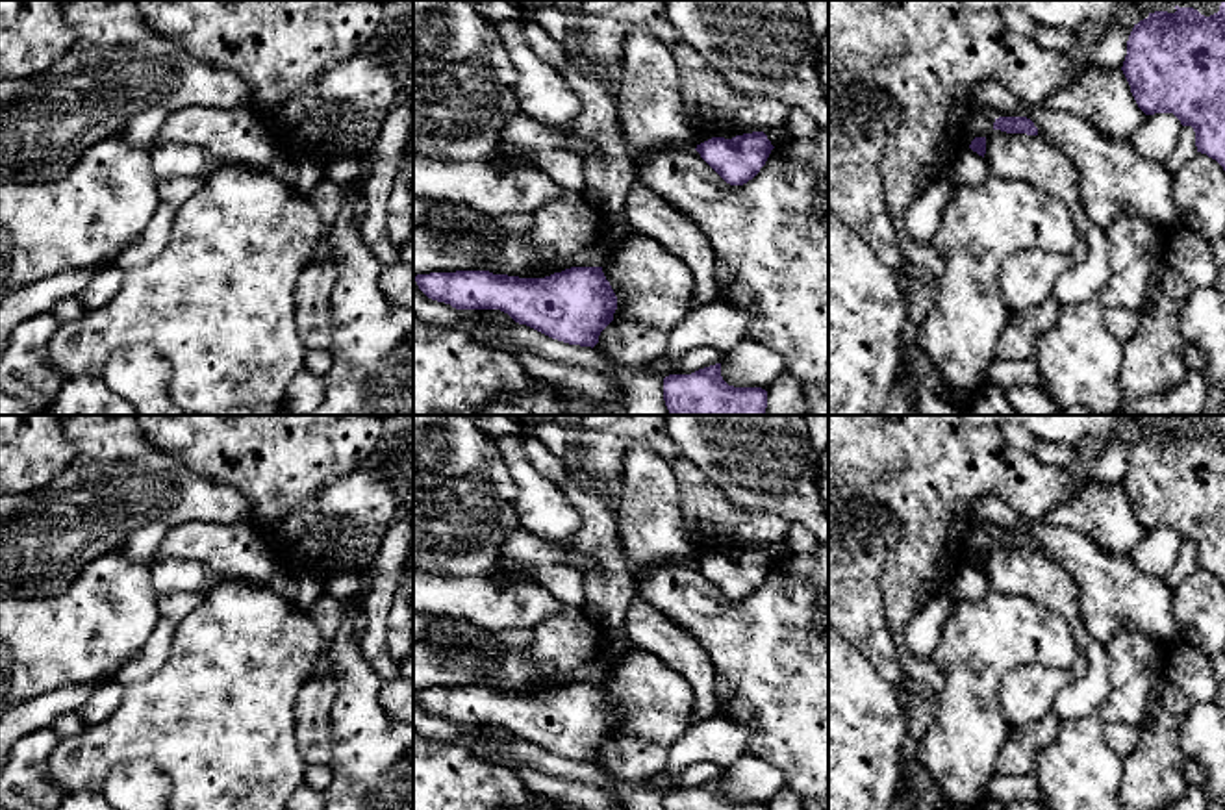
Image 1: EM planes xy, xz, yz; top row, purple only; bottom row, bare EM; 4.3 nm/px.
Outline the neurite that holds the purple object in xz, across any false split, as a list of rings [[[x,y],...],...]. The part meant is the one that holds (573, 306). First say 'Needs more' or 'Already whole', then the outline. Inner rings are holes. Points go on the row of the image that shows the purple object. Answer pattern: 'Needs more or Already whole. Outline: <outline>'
Already whole. Outline: [[[571,267],[545,278],[430,272],[417,274],[415,282],[428,298],[456,310],[500,310],[552,339],[591,348],[617,310],[602,267]]]

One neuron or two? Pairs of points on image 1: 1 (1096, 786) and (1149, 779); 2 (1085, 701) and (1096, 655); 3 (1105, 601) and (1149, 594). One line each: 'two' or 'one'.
1: two
2: one
3: one

